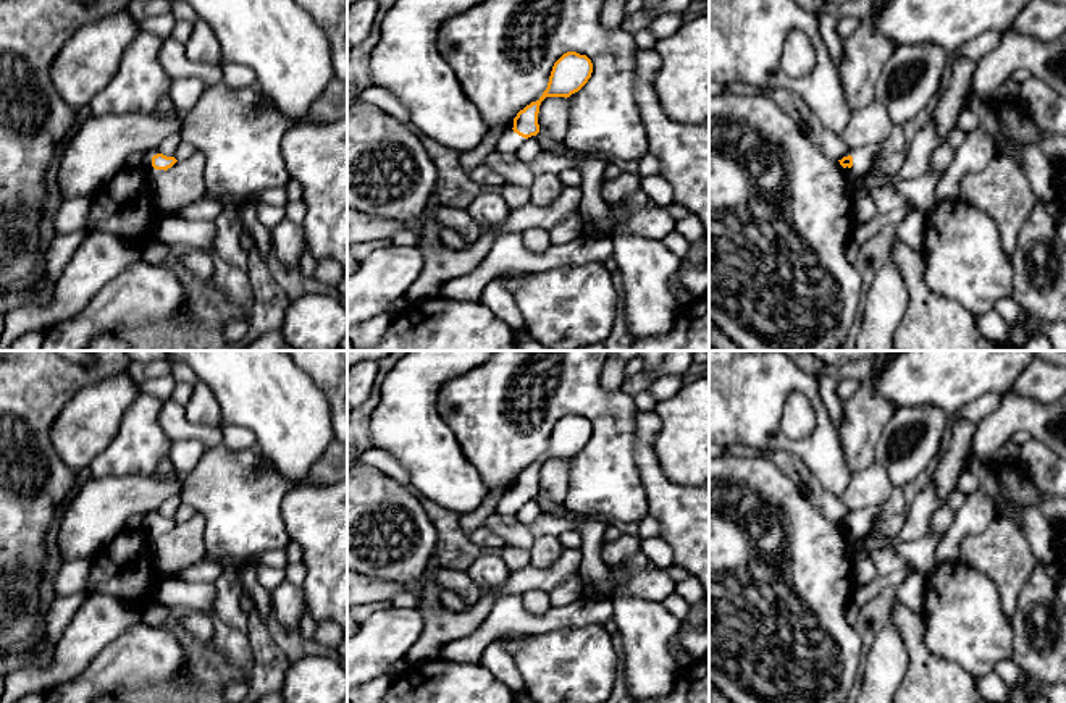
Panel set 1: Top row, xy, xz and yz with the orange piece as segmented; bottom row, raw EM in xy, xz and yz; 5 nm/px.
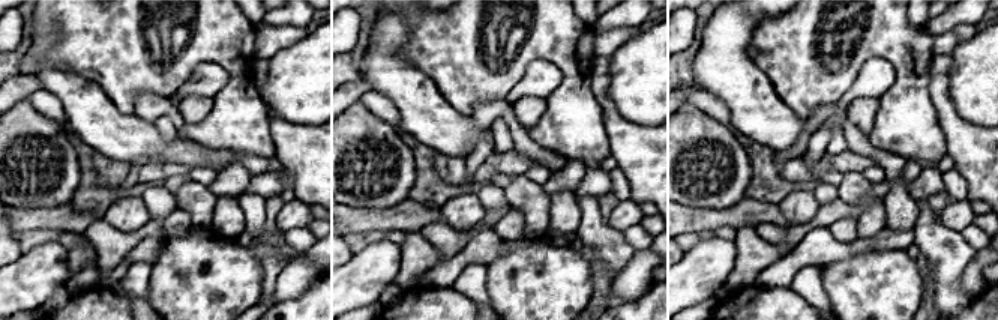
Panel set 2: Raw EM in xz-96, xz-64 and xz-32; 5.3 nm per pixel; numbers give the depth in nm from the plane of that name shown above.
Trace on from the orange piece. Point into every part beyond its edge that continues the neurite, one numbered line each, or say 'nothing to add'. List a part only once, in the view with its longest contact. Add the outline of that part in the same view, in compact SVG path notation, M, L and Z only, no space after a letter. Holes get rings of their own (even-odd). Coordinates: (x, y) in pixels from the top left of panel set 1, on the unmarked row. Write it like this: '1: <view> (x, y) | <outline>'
1: xy (151, 534) | M153 511L153 512L149 512L149 514L144 514L144 520L142 520L142 527L141 530L145 533L145 537L152 541L153 538L158 538L160 535L163 535L165 532L155 532L152 528L152 519L160 516L158 511Z

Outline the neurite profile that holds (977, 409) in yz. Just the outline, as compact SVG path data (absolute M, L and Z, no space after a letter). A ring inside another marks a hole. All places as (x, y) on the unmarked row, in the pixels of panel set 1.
M985 393L979 396L950 417L950 428L959 420L979 423L998 407L1000 401L1001 394L998 393Z

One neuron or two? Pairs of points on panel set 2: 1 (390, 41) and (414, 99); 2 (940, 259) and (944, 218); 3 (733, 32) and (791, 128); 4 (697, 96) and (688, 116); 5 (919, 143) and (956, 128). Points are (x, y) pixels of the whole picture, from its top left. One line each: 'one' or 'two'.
1: one
2: two
3: one
4: two
5: two

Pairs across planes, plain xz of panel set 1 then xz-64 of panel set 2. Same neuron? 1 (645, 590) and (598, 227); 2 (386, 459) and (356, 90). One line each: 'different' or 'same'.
1: different
2: different

